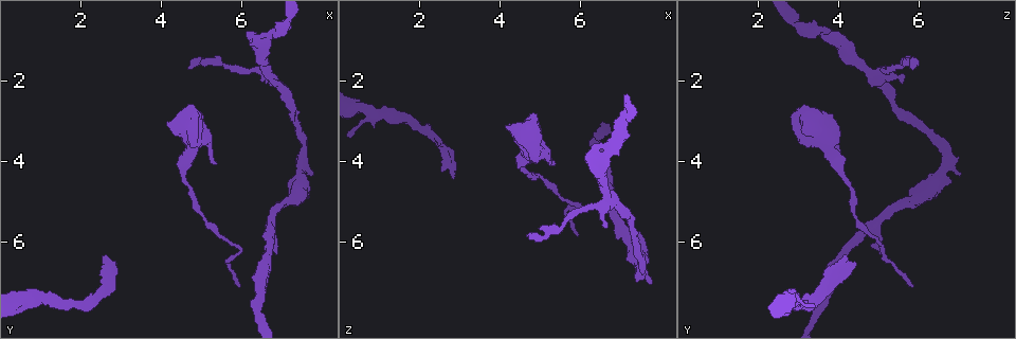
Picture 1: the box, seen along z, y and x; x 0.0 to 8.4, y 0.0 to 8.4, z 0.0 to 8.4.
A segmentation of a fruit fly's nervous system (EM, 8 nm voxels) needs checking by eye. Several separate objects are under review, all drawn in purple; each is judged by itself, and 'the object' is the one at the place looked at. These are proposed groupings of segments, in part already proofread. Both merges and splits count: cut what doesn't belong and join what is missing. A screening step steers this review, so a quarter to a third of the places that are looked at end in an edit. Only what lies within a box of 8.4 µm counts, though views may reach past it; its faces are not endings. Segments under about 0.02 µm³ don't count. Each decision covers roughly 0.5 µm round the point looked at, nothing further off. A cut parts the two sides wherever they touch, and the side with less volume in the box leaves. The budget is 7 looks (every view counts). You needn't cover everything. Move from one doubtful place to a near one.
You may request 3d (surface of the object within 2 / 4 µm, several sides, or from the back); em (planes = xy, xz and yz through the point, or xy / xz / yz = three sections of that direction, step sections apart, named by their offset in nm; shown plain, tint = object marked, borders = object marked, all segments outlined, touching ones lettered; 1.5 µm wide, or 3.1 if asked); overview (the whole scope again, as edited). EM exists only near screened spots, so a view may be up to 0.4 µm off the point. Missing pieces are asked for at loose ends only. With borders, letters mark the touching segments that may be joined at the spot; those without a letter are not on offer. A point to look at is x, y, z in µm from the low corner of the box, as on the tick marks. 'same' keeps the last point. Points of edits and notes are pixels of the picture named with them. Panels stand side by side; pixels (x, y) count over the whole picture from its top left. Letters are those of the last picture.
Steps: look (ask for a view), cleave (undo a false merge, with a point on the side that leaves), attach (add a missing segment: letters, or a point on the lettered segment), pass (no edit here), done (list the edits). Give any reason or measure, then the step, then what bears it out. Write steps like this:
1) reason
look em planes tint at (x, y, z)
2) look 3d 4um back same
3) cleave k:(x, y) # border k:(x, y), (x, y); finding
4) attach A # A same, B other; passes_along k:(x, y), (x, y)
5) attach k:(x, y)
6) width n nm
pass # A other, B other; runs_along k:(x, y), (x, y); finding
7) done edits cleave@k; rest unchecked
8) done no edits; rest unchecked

free end
look em xz step 8 tint at (6.15, 0.80, 3.95)

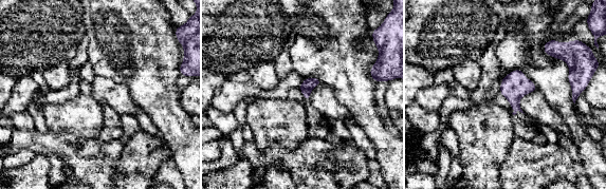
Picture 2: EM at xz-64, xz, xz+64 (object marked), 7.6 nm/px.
another direction
look em planes borders same

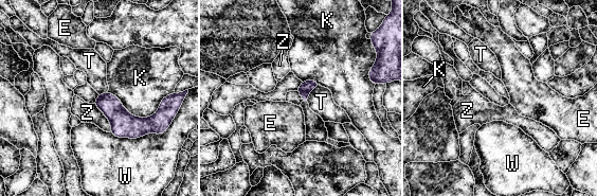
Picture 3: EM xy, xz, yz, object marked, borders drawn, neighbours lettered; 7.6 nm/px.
pass # E other, K other, T other, W other, Z other; border 3:(320, 85), (309, 92), (307, 102); no lettered segment goes on from it

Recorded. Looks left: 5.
look 3d 2um at (5.30, 4.05, 4.05)

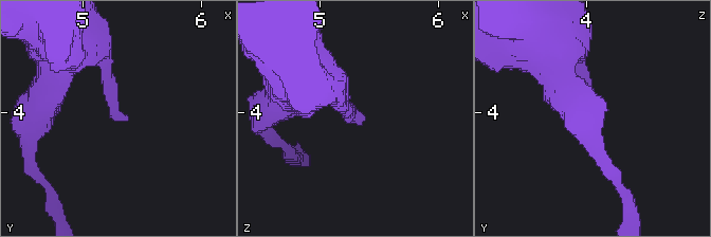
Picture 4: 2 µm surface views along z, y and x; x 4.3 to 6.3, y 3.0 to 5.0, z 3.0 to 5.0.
now the EM
look em planes borders at (5.34, 4.06, 4.06)

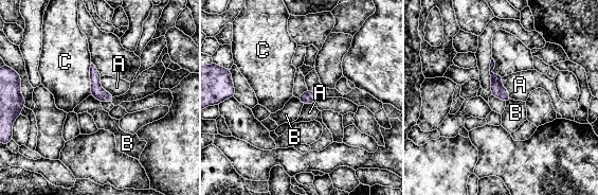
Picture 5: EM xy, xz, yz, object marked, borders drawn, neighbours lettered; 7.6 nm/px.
longest_contact C 240 nm
pass # A other, B other, C other; no lettered segment goes on from it

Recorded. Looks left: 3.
branch stops here
look 3d 4um at (7.70, 4.35, 7.05)

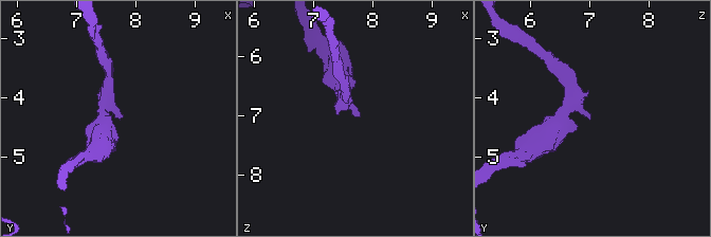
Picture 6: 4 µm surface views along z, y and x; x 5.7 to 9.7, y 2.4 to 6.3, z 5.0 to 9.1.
look em planes borders at (7.75, 4.30, 7.00)

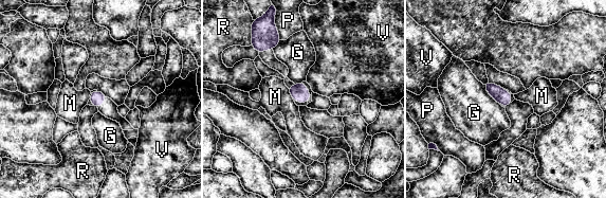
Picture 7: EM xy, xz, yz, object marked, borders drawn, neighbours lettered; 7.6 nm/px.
pass # G other, M other, P other, R other, V other; border 7:(288, 89), (293, 97); none of them fits

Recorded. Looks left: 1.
done no edits; rest unchecked

